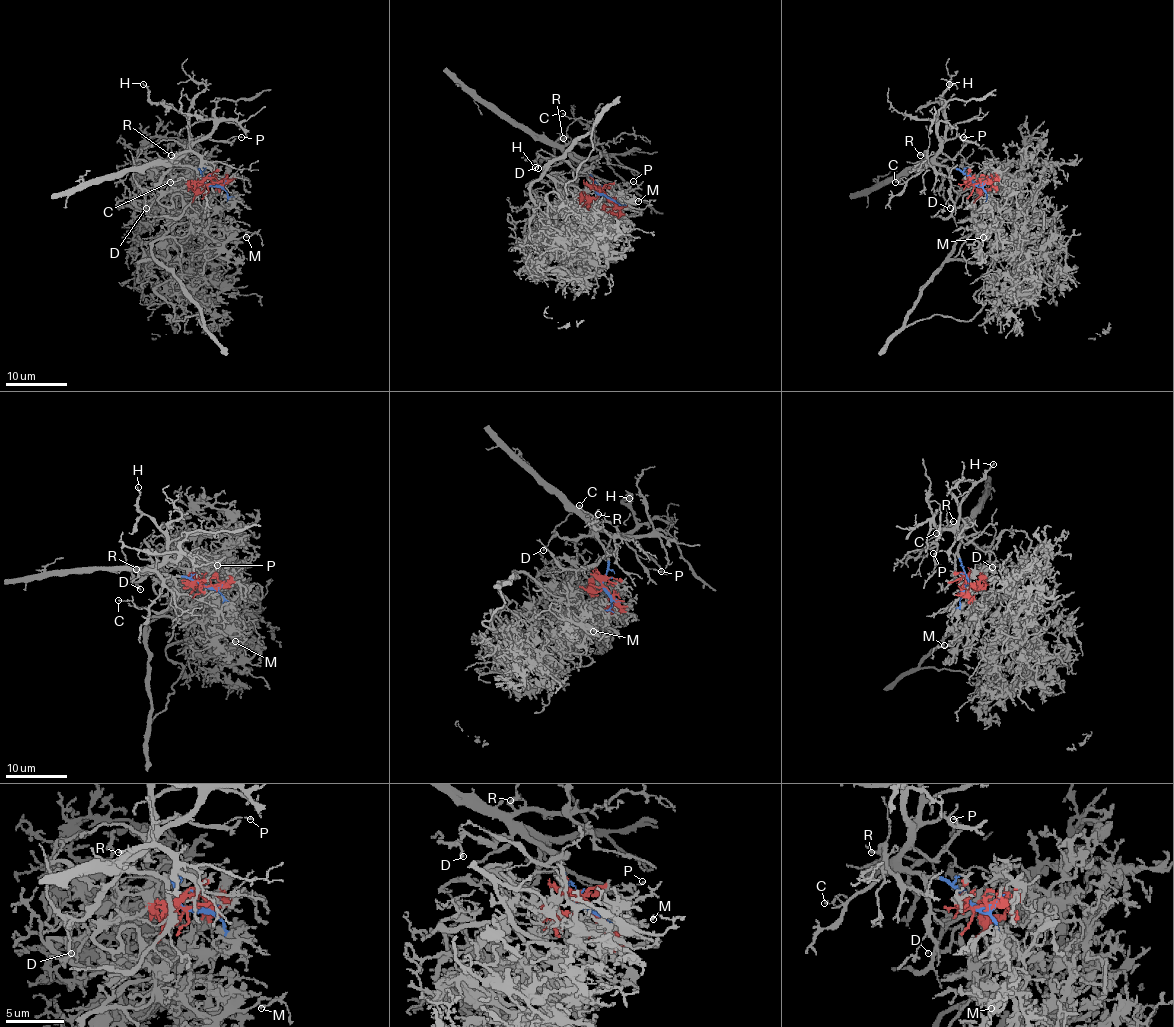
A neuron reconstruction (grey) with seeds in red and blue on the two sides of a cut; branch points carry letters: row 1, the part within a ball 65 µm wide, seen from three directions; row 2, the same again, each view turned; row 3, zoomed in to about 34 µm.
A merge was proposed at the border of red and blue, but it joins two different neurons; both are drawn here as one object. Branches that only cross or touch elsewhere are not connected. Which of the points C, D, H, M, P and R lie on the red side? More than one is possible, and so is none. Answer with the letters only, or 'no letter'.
M

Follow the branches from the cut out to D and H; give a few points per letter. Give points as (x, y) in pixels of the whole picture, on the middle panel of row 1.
D: (603, 194), (595, 188), (589, 171), (565, 156), (555, 160), (539, 157), (536, 160), (538, 168)
H: (603, 194), (595, 188), (589, 171), (569, 153), (579, 163), (545, 159), (535, 167)

